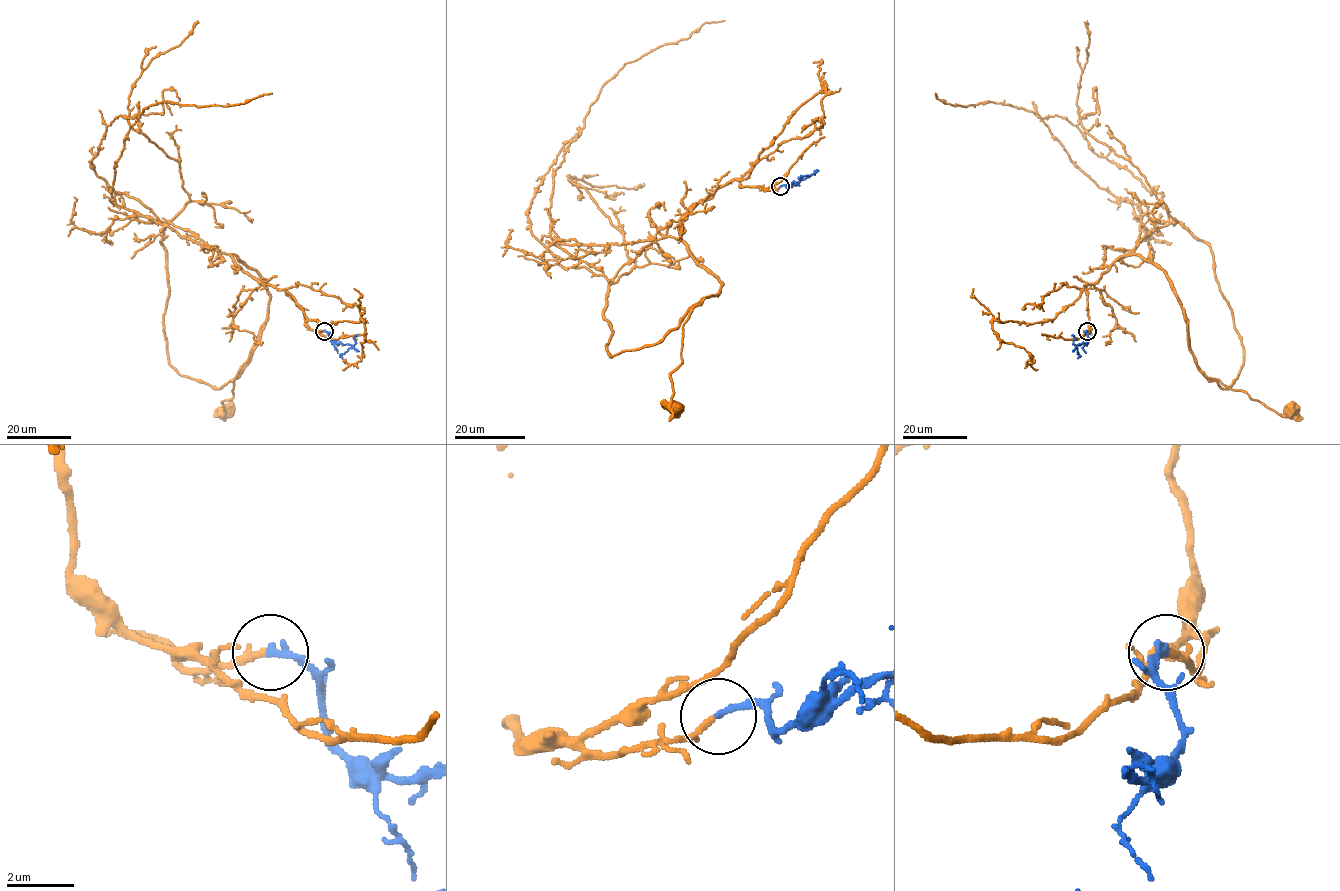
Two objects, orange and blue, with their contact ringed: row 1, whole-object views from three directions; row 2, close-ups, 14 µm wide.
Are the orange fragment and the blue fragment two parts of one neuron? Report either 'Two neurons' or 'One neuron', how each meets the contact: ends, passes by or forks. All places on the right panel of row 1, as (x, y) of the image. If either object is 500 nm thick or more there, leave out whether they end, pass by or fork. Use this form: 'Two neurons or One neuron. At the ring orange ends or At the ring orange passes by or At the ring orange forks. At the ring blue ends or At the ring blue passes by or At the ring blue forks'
One neuron. At the ring orange ends. At the ring blue ends

